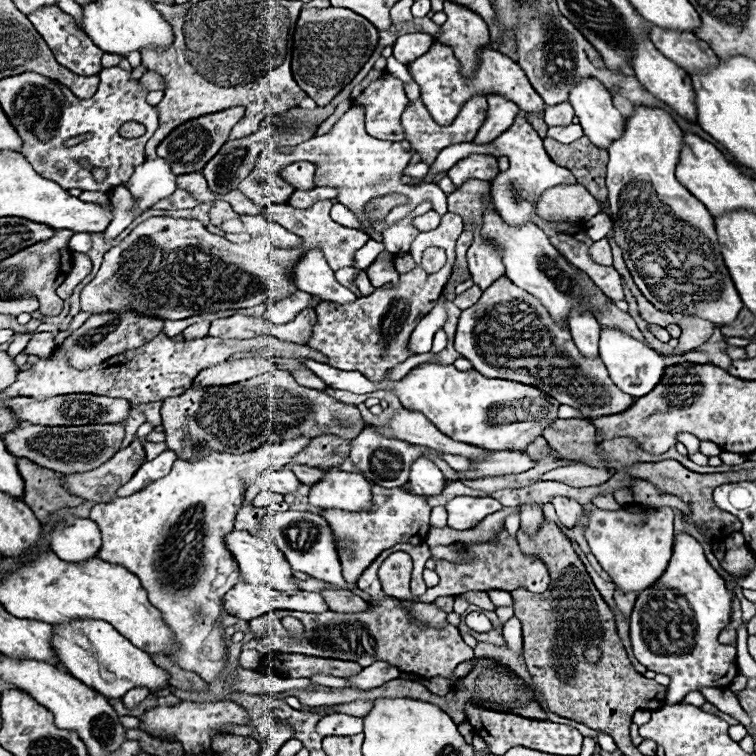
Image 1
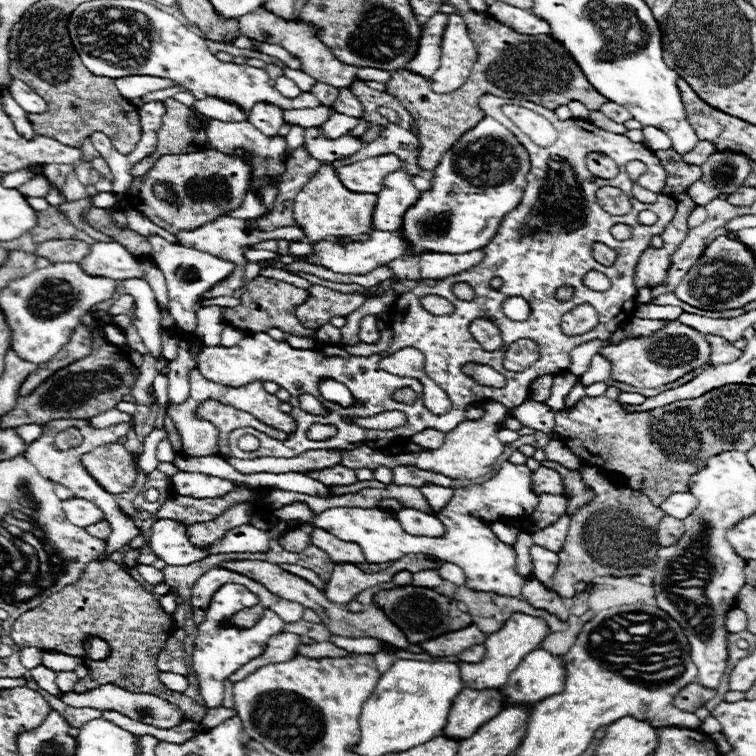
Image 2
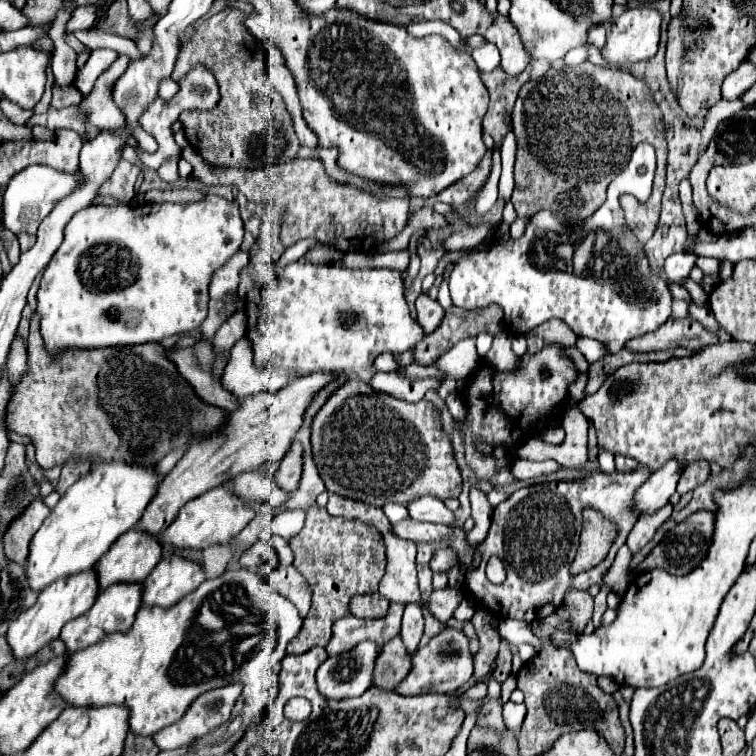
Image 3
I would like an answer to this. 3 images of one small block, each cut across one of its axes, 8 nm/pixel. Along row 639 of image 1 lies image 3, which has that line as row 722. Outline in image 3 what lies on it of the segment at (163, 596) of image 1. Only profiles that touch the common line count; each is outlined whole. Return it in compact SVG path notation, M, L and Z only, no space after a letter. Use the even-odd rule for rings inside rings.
M236 682L236 684L228 684L228 686L222 686L222 688L214 688L214 690L208 690L204 694L200 694L190 706L188 710L184 712L184 716L172 724L172 726L166 726L164 730L156 732L152 738L154 738L154 744L160 748L160 750L174 750L174 748L180 748L184 744L188 744L190 740L198 738L198 736L204 736L204 734L210 734L214 732L220 724L228 722L230 714L232 714L232 708L238 700L242 692L242 684Z

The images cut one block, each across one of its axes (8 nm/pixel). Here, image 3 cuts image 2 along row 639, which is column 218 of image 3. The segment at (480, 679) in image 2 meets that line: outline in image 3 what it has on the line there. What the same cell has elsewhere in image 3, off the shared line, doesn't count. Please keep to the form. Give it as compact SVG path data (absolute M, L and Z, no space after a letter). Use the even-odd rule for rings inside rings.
M224 486L212 488L208 492L204 492L202 496L186 502L176 520L164 530L162 536L162 550L168 554L176 554L178 550L184 548L192 548L192 550L204 550L216 544L226 544L230 542L250 520L254 518L254 510L248 510L242 506L240 498L230 494Z

